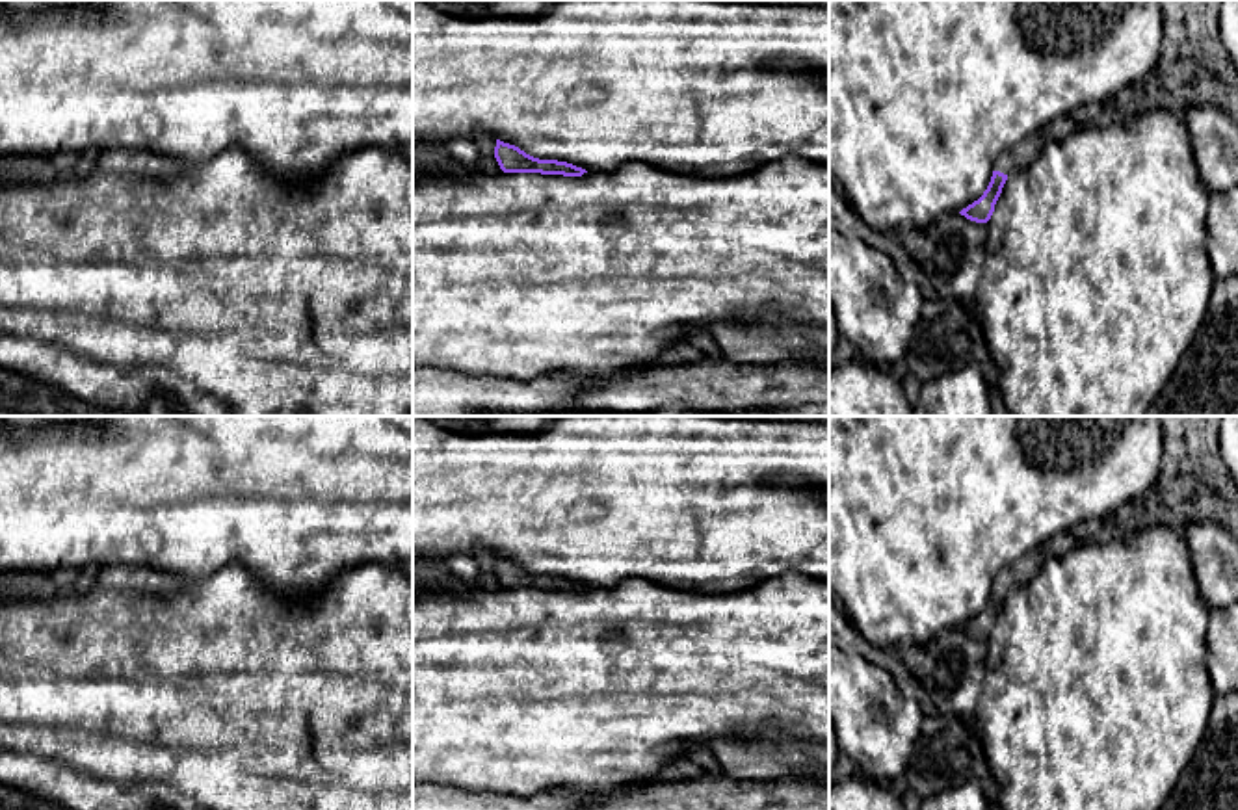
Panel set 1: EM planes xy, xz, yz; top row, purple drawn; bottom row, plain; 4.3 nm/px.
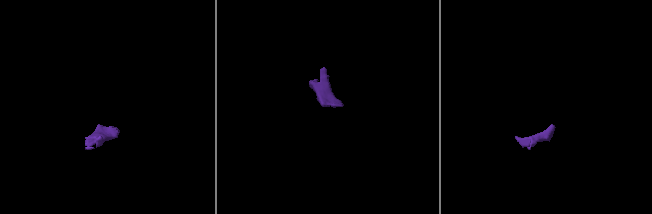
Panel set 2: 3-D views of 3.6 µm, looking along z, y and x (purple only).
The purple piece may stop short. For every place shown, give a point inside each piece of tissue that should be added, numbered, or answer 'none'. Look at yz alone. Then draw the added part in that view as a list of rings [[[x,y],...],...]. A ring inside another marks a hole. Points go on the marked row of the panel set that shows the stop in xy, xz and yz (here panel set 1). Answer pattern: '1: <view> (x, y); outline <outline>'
1: yz (1021, 155); outline [[[1039,132],[1032,134],[1002,152],[996,158],[993,171],[1011,175],[1013,171],[1024,169],[1041,154],[1045,145],[1047,139]]]

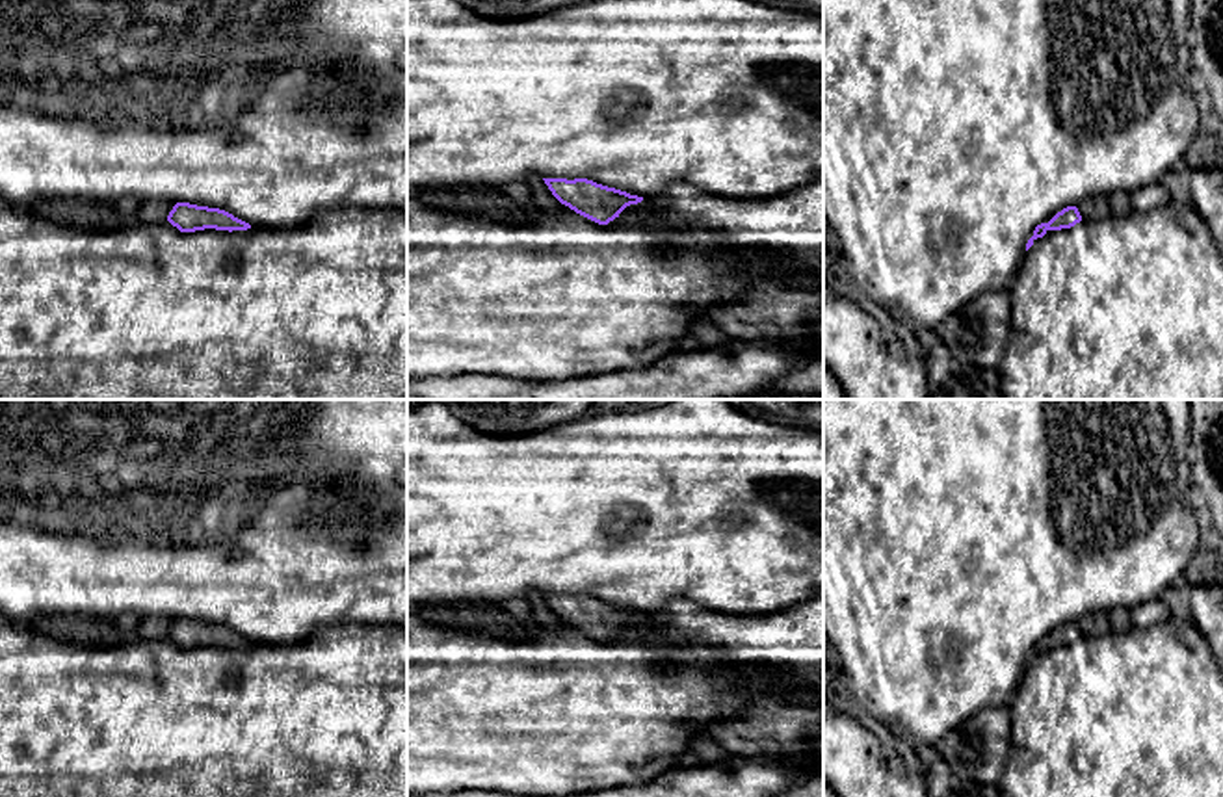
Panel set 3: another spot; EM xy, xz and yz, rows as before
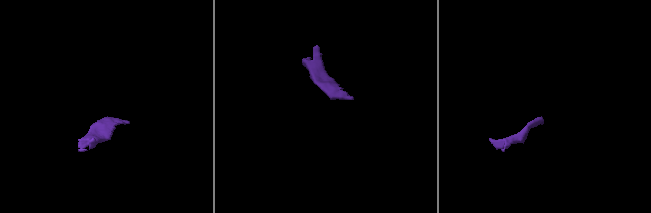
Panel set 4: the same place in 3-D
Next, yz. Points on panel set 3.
1: yz (1095, 209); outline [[[1097,195],[1076,204],[1082,221],[1098,221],[1111,216],[1108,195]]]

